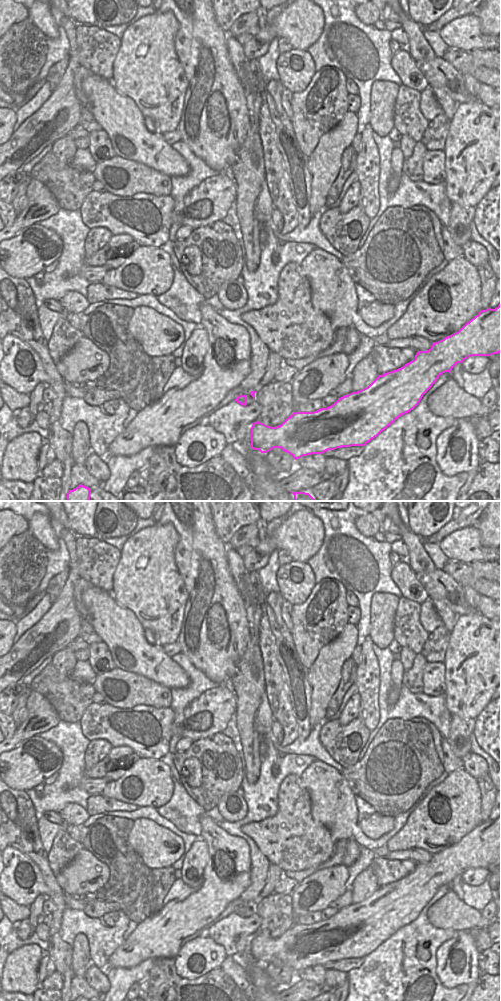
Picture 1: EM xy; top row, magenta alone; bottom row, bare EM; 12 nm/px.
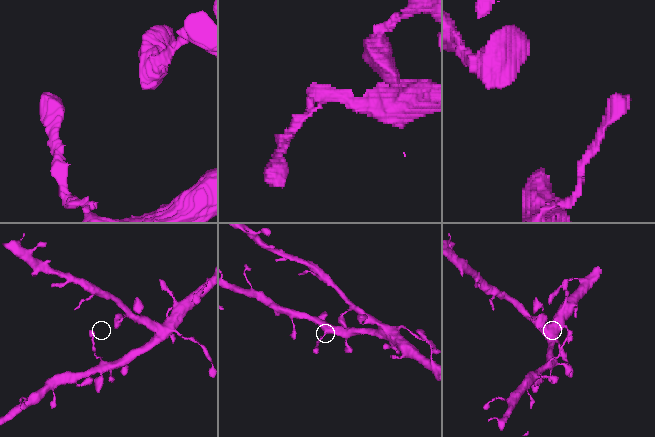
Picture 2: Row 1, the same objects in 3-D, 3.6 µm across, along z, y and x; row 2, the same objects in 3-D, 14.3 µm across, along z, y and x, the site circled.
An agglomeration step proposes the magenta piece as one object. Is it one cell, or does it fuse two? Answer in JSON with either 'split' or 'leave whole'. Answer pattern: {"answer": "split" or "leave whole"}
{"answer": "leave whole"}

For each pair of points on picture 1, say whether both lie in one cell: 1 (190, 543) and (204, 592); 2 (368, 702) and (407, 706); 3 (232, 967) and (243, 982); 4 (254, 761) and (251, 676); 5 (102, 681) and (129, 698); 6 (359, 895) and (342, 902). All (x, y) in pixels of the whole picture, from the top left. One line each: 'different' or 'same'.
1: same
2: different
3: same
4: same
5: same
6: different

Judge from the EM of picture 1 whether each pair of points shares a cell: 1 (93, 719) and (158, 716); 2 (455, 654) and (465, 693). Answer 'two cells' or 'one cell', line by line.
1: one cell
2: one cell

